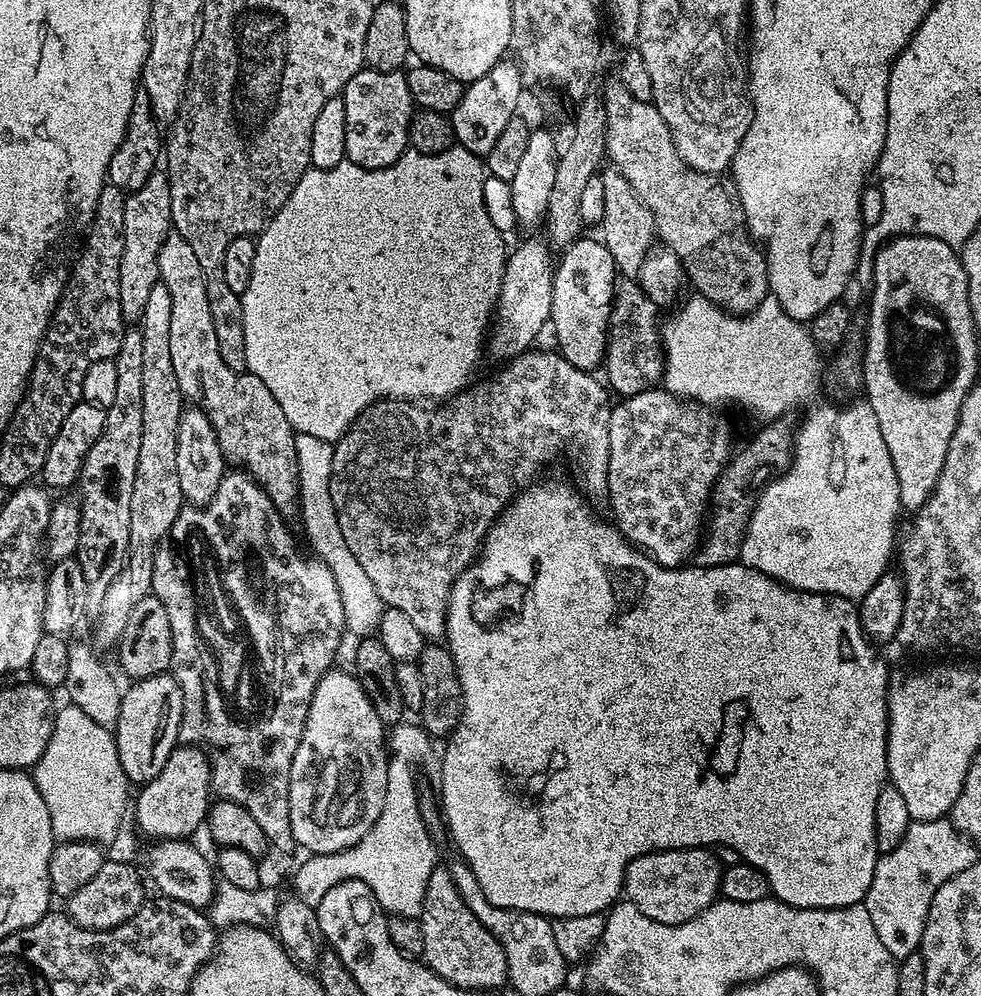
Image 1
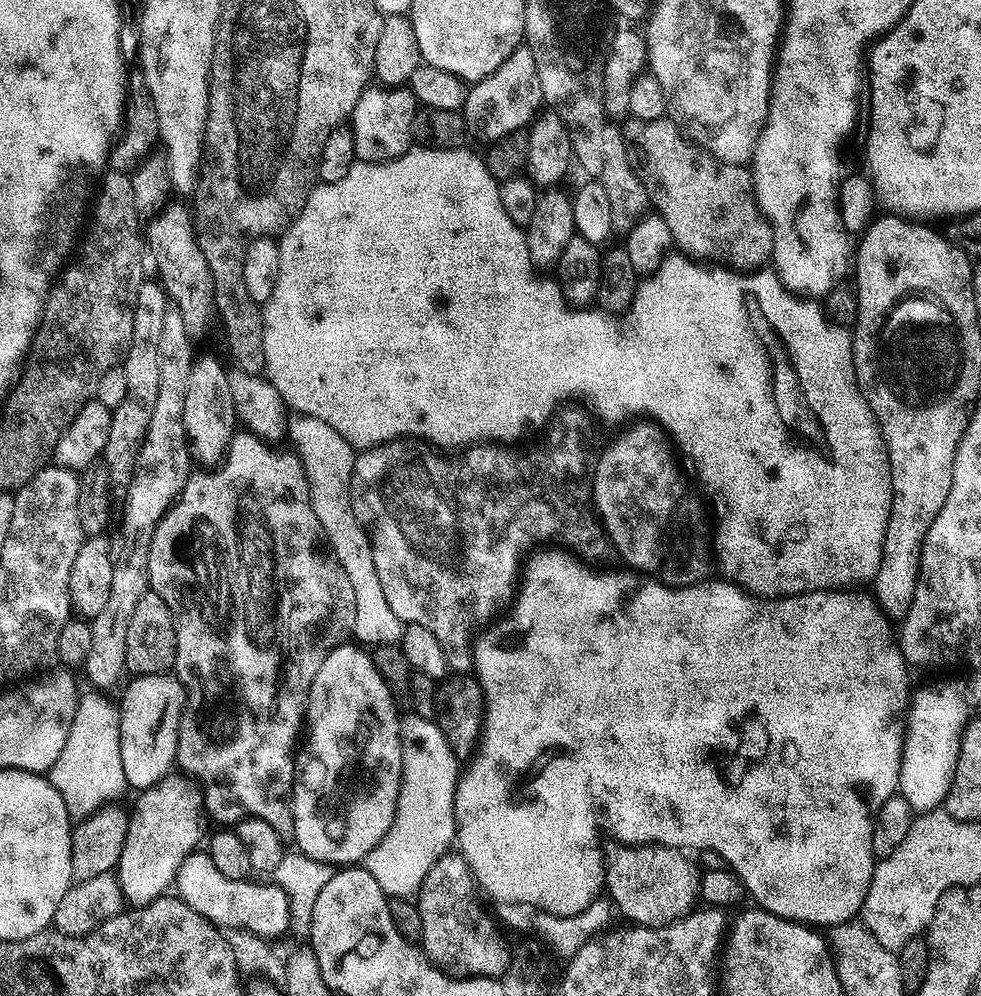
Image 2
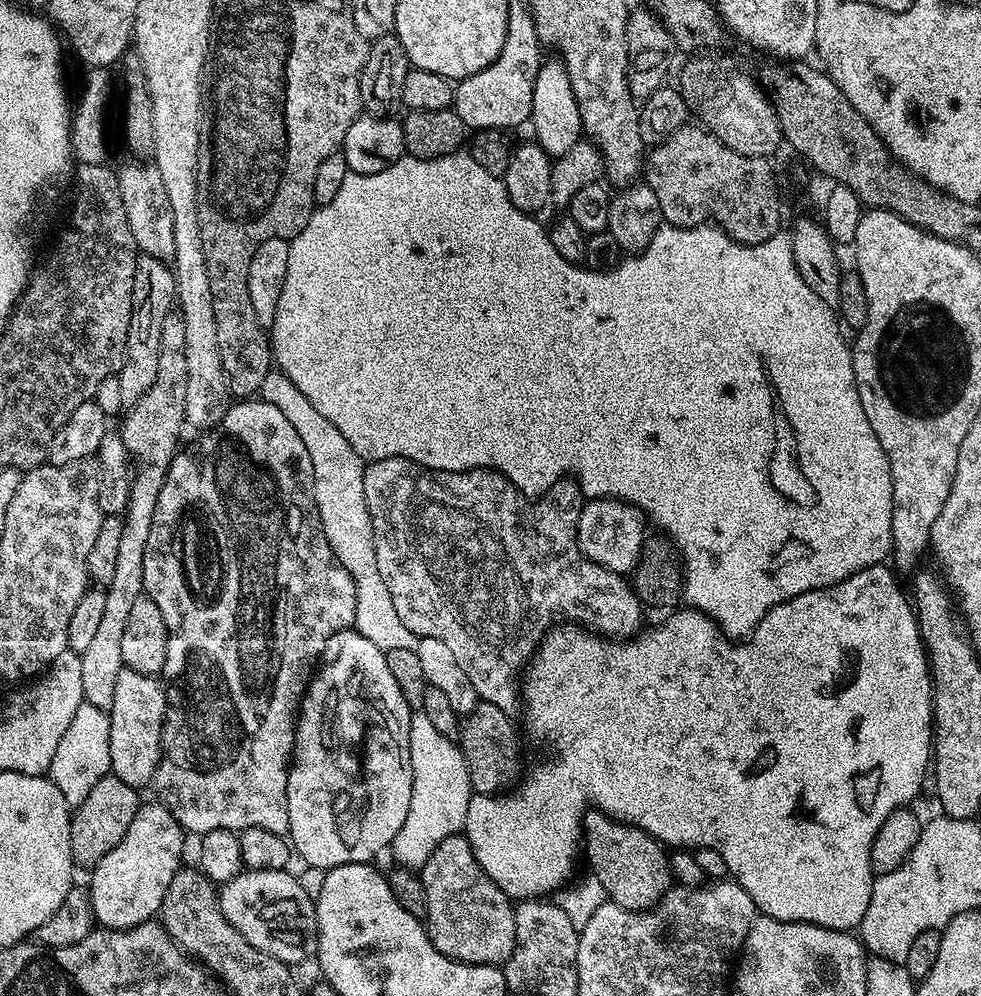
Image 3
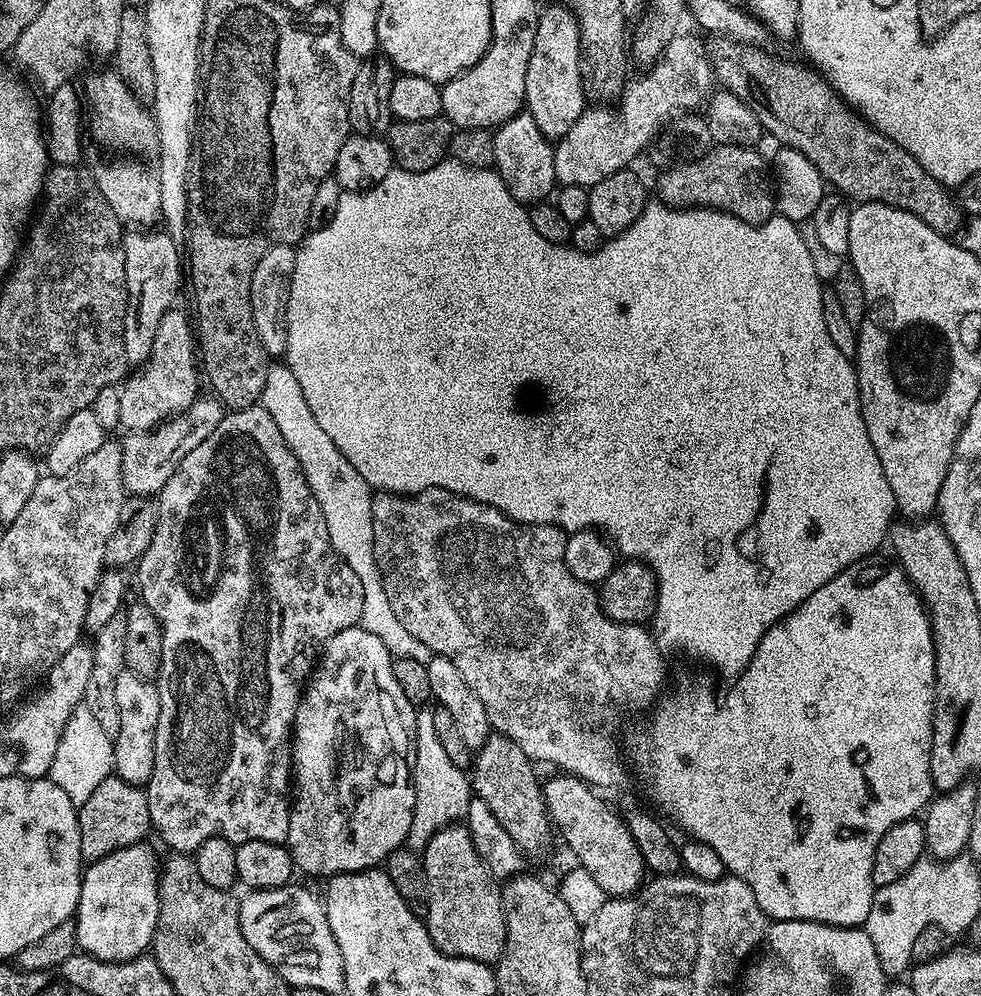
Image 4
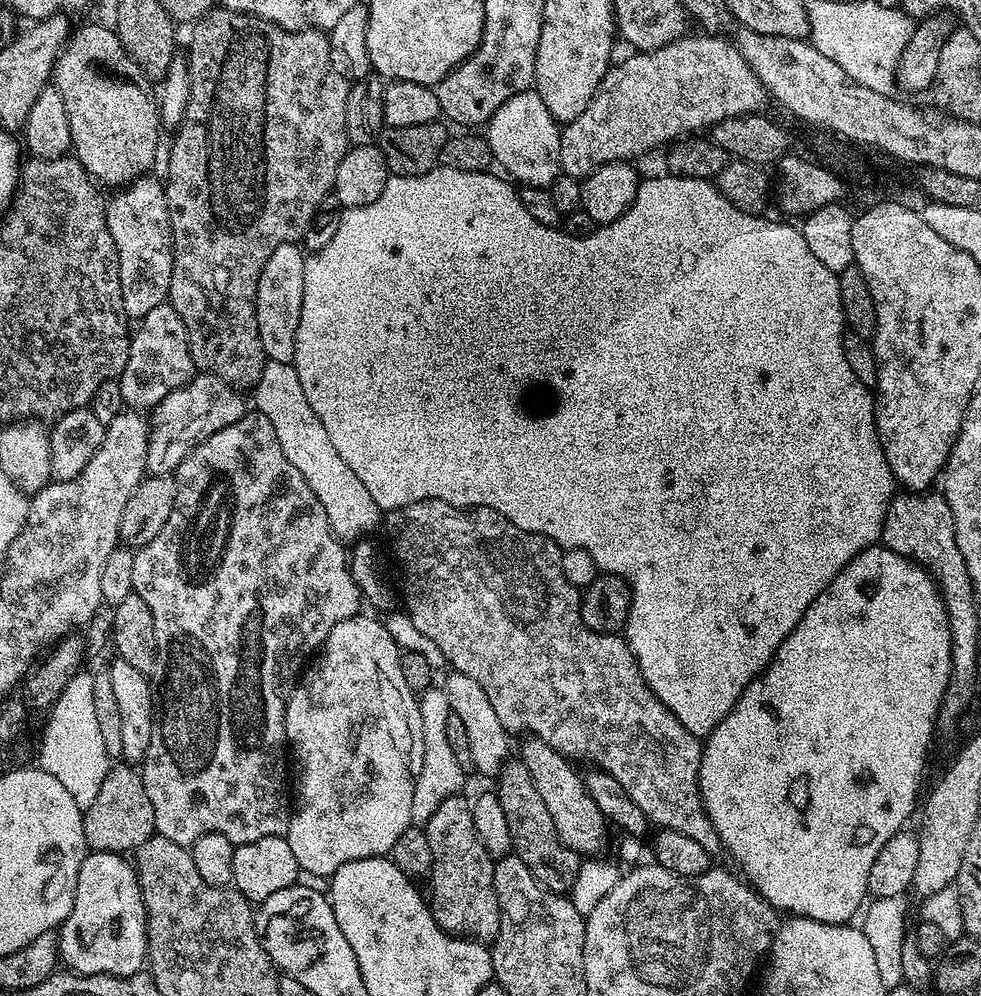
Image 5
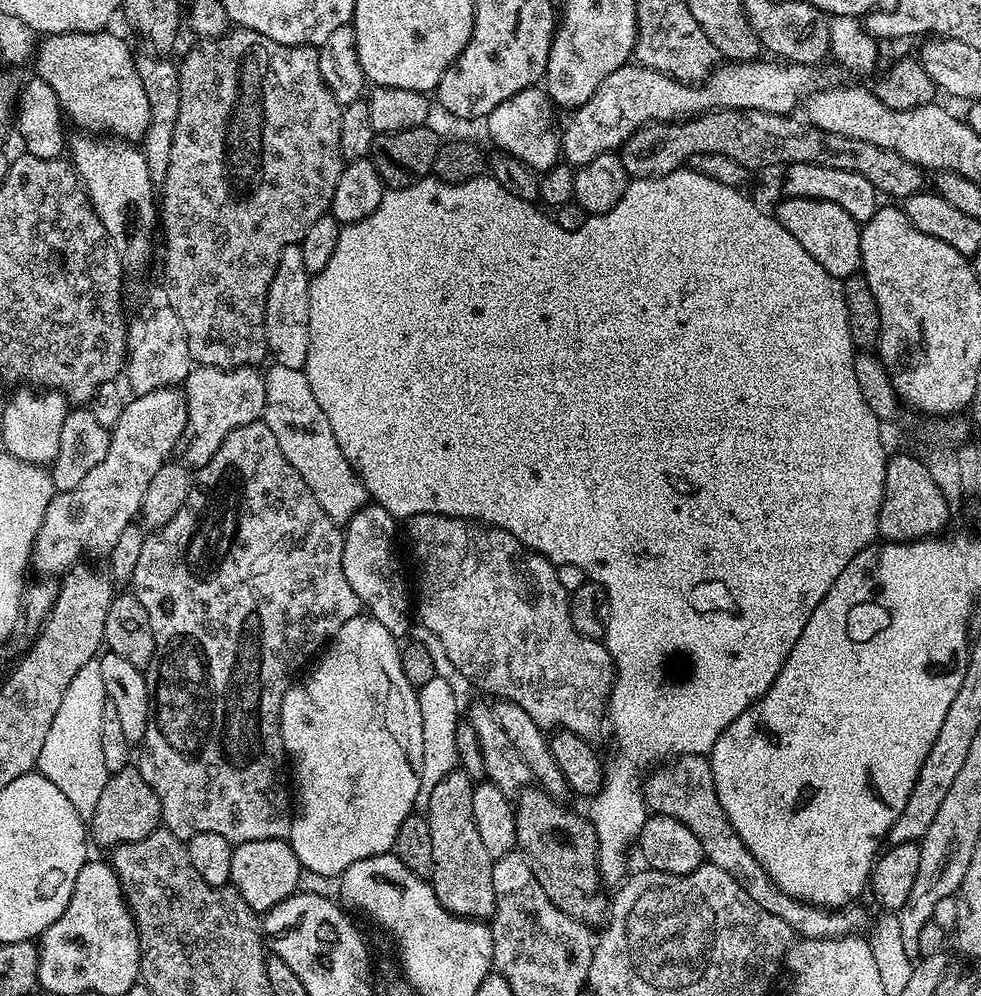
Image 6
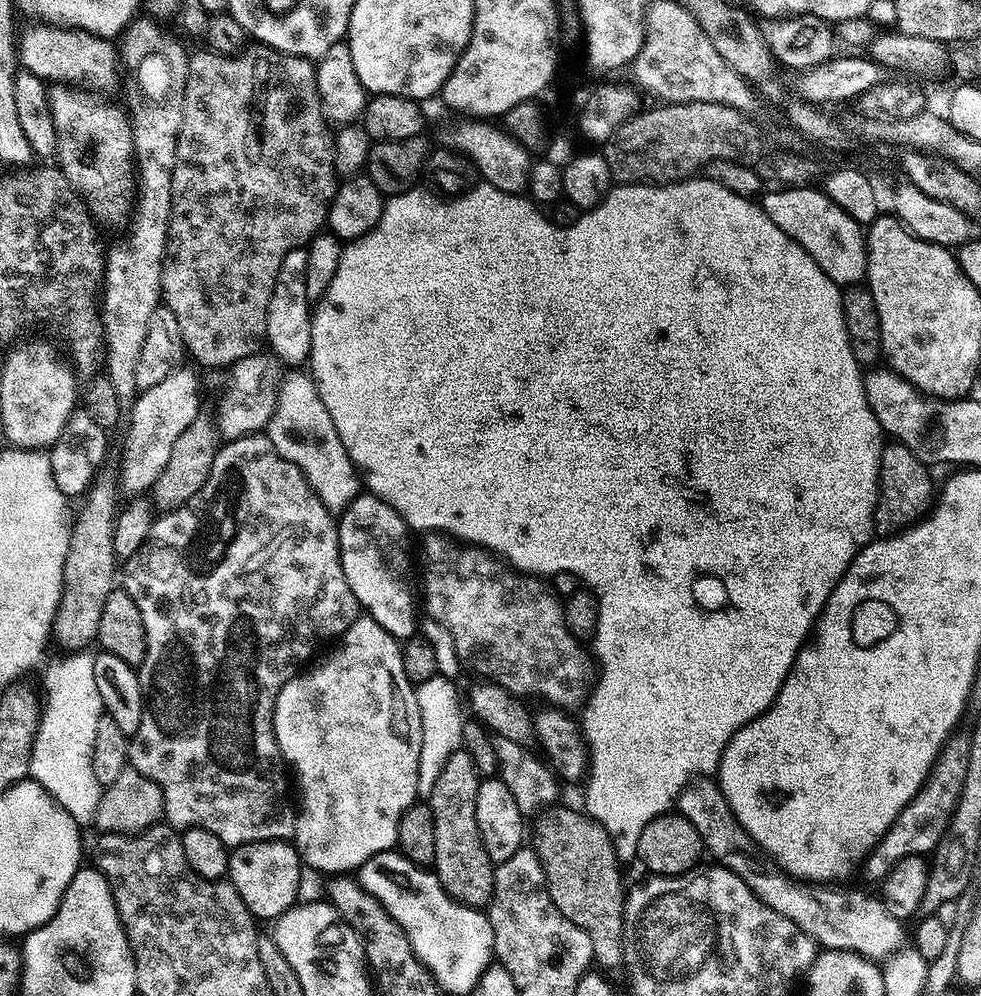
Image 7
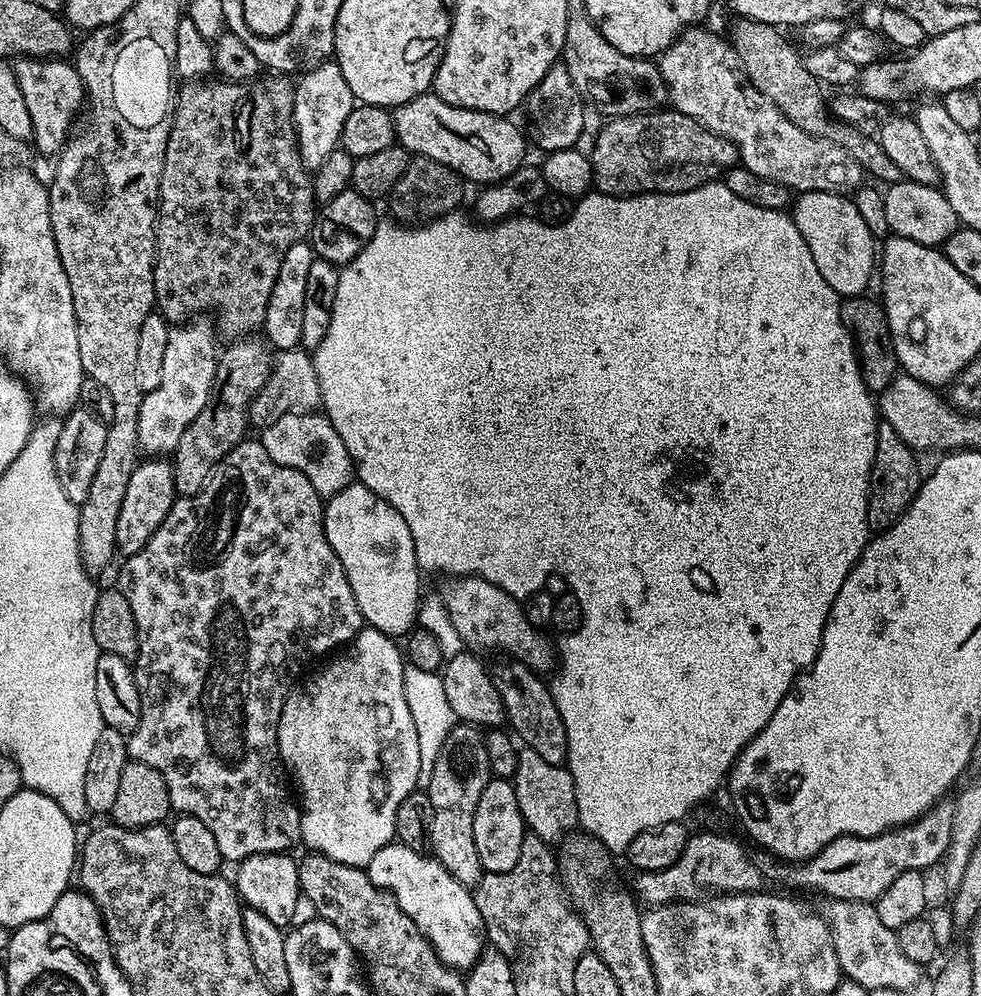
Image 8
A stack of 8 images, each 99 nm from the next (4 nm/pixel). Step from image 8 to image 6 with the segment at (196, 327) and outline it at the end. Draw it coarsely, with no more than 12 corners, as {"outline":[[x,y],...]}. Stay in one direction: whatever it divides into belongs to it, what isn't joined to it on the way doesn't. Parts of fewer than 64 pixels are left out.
{"outline":[[183,391],[125,403],[106,458],[44,507],[30,557],[63,577],[111,552],[188,417]]}

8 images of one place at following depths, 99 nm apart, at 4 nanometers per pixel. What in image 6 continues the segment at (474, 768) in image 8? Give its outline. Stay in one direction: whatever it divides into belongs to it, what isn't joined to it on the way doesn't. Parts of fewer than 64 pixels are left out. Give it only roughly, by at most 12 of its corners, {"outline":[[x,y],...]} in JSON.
{"outline":[[446,774],[426,806],[438,902],[461,920],[496,913],[493,857],[474,781]]}

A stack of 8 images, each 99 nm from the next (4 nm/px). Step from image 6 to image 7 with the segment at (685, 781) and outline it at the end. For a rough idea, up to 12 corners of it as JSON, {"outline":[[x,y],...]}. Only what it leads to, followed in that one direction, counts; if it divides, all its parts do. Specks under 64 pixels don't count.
{"outline":[[712,778],[679,815],[770,910],[821,949],[884,962],[906,928],[875,895],[780,869]]}

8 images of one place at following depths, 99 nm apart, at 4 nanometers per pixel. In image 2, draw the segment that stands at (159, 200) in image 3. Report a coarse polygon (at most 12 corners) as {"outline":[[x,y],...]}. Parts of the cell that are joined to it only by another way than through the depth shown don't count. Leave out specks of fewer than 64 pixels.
{"outline":[[189,209],[149,224],[159,283],[197,338],[214,316],[212,274]]}

